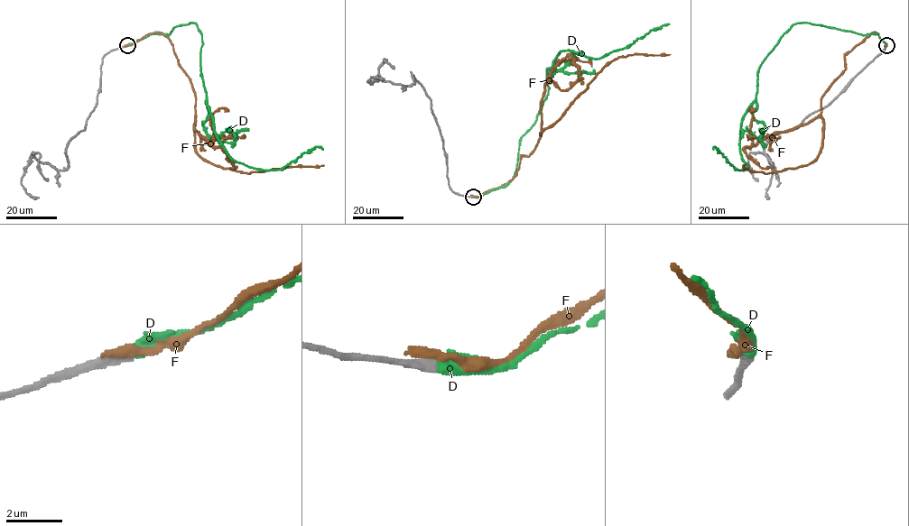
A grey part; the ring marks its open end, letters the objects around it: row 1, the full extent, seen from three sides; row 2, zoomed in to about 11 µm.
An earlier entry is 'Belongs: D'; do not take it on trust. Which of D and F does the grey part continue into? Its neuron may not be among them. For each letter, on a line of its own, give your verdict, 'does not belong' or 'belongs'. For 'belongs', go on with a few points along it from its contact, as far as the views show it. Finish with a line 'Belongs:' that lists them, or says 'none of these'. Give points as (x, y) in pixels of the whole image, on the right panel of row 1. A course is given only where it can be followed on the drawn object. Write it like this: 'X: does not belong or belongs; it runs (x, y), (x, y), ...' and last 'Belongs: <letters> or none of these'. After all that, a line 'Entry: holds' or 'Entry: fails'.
D: belongs; it runs (886, 45), (876, 33), (793, 24), (758, 69), (756, 100), (741, 124), (747, 168), (713, 149)
F: does not belong
Belongs: D
Entry: holds

